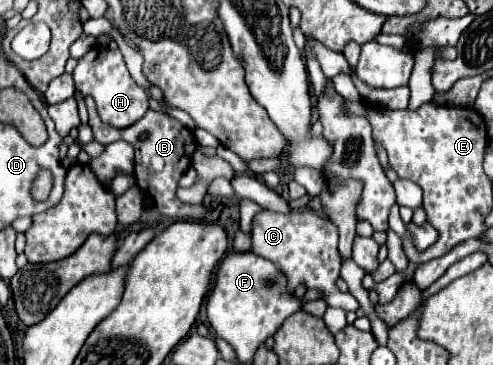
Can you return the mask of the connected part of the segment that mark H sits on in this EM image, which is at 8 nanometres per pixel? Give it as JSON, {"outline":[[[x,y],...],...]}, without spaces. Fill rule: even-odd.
{"outline":[[[94,46],[84,58],[78,60],[78,66],[74,70],[74,82],[76,88],[84,96],[92,96],[100,114],[100,120],[114,128],[128,128],[136,120],[140,120],[148,110],[148,98],[142,88],[132,80],[126,62],[122,58],[120,50],[110,50],[106,46]]]}

